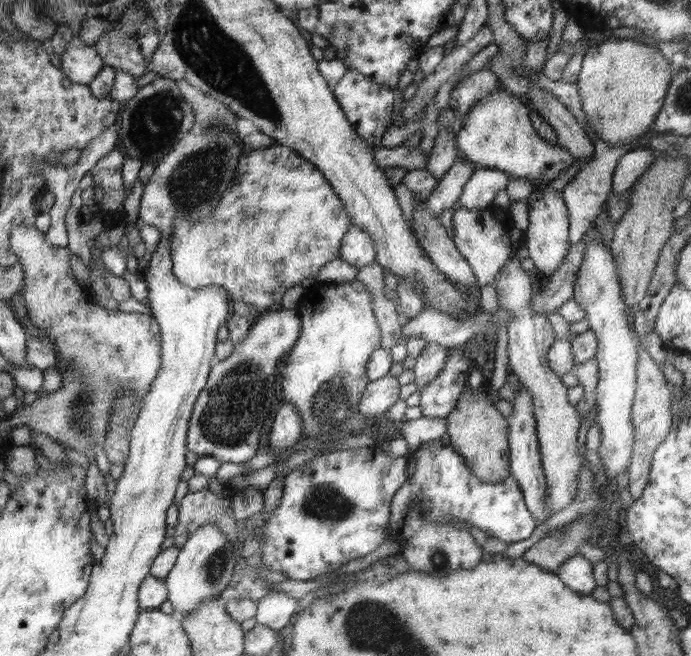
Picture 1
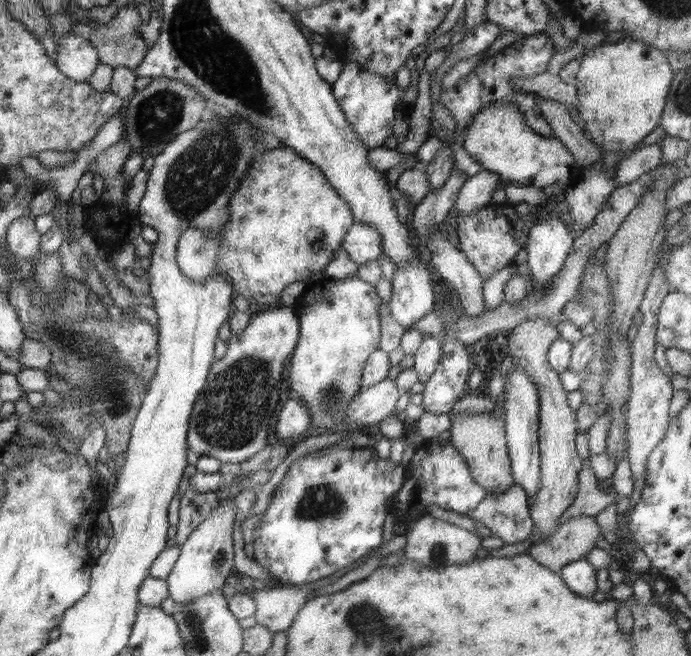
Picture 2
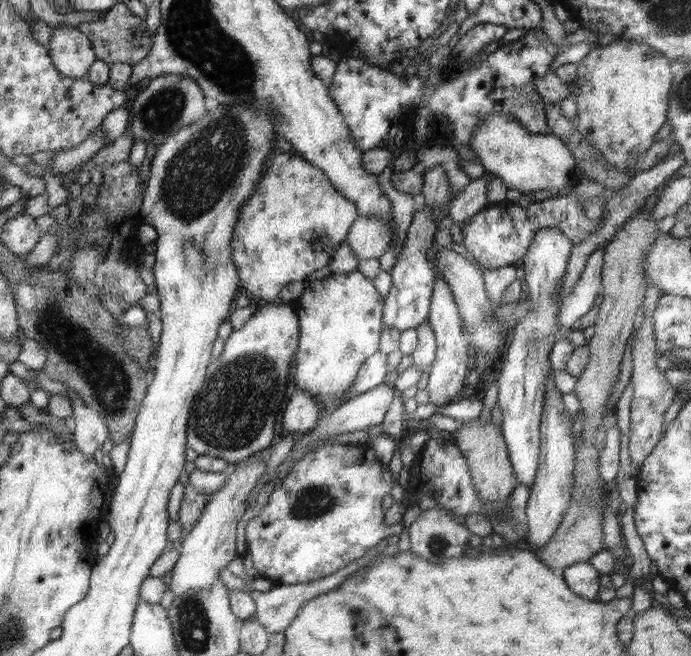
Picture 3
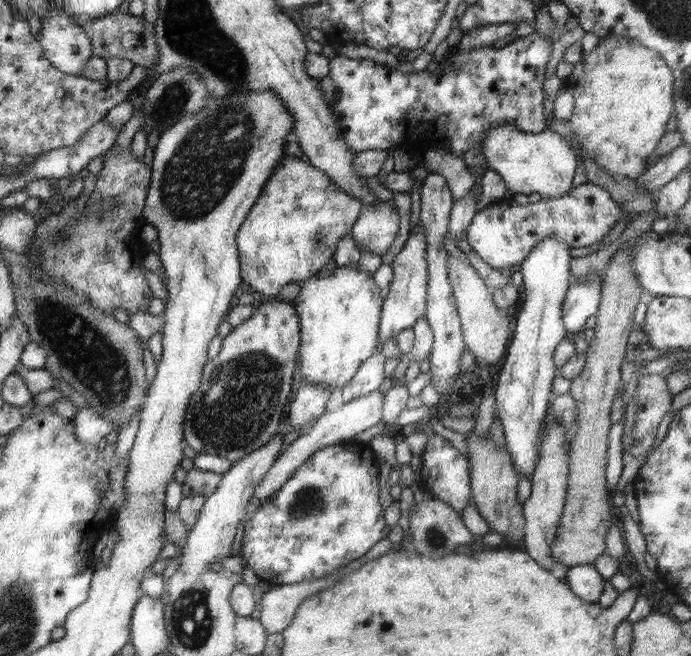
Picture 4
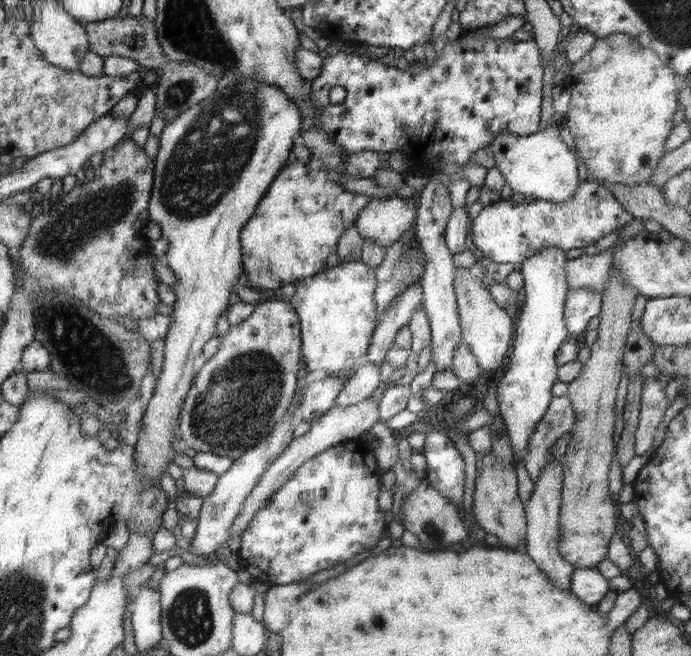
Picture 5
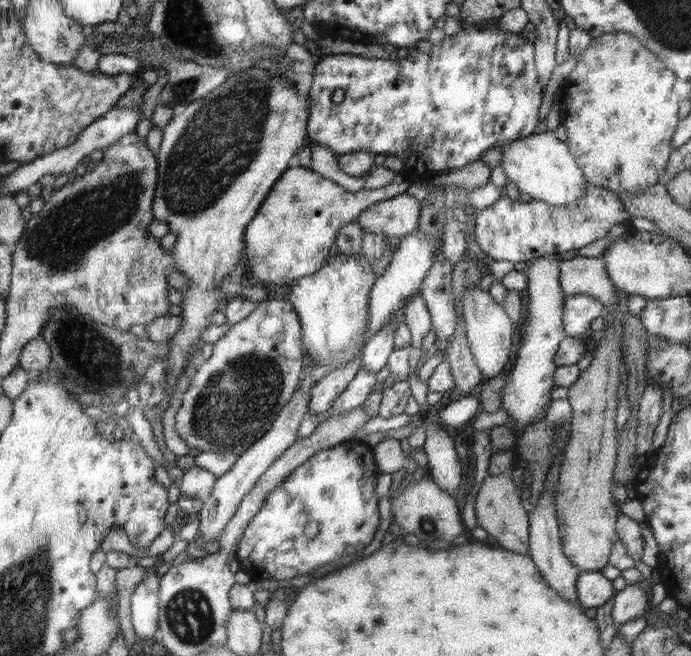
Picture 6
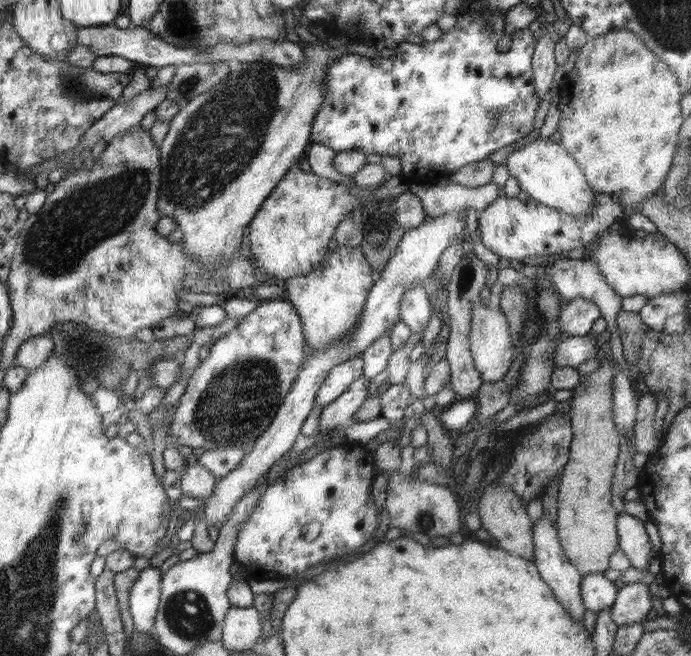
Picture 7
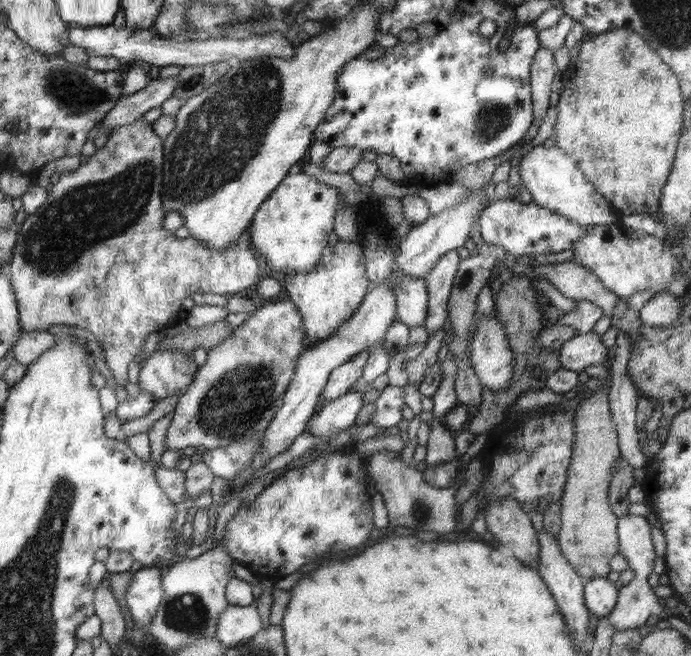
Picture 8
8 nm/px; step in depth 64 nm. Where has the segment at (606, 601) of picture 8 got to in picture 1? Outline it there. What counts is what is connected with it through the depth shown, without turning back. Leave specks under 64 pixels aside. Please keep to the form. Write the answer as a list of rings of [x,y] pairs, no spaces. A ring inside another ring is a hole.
[[[574,553],[567,561],[564,561],[562,566],[556,570],[556,574],[572,590],[579,591],[581,595],[592,594],[592,590],[598,584],[594,582],[595,575],[592,563],[581,553]]]

